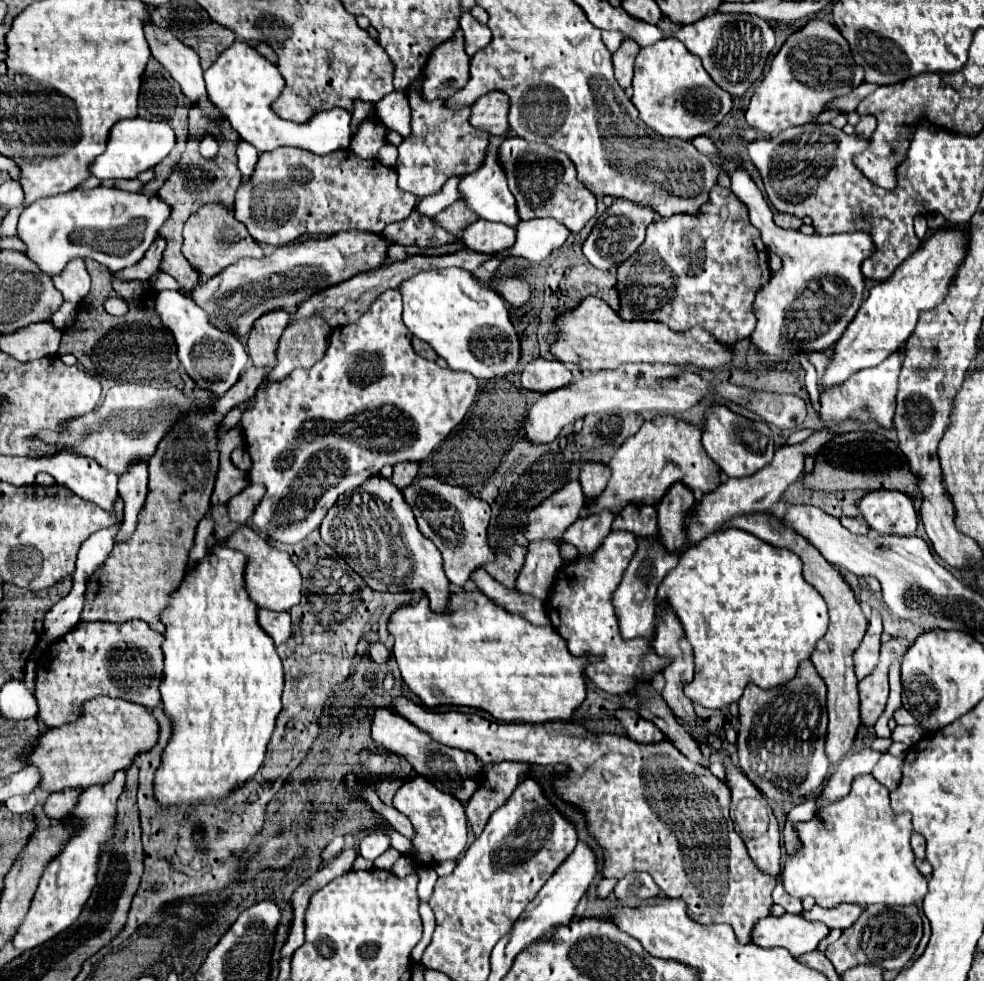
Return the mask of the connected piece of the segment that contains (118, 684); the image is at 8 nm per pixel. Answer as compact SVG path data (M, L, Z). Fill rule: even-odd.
M131 619L125 623L79 623L67 635L59 637L49 645L37 659L37 677L35 677L35 697L39 703L39 717L49 727L59 727L63 723L71 723L81 715L81 705L87 699L109 695L123 697L125 701L139 703L149 711L161 703L159 683L163 677L163 633L151 631L147 623L139 619Z

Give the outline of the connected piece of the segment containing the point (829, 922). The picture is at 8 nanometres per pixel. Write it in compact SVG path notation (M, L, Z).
M841 903L839 907L831 907L831 909L815 905L809 911L801 911L799 917L805 917L809 921L821 921L829 929L845 929L845 927L851 927L855 923L855 919L859 917L859 913L861 913L859 905Z

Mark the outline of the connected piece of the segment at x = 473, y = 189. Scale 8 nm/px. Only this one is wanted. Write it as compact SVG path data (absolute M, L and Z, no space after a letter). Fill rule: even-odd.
M495 147L487 151L487 155L477 171L461 177L457 189L459 189L459 195L465 201L467 209L473 211L477 217L487 219L487 221L501 221L511 227L517 227L517 223L521 221L519 213L515 211L515 197L511 195L511 191L507 187L507 177L503 175L503 167L499 163L499 153Z

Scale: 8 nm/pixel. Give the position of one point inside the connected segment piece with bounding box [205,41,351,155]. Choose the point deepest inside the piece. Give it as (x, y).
(242, 83)

